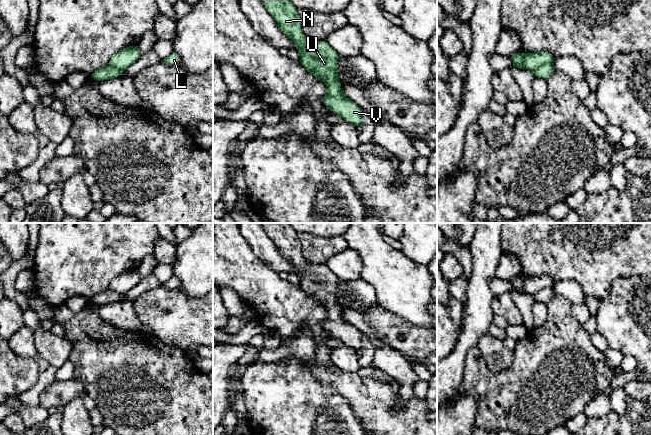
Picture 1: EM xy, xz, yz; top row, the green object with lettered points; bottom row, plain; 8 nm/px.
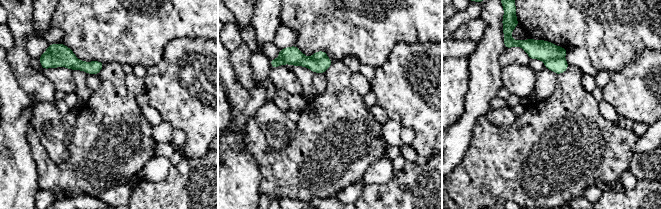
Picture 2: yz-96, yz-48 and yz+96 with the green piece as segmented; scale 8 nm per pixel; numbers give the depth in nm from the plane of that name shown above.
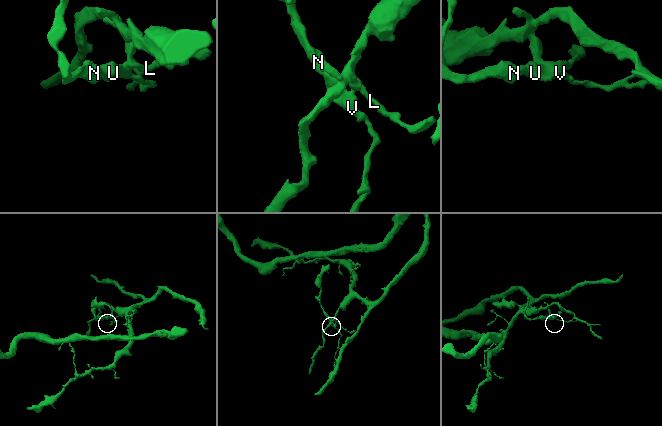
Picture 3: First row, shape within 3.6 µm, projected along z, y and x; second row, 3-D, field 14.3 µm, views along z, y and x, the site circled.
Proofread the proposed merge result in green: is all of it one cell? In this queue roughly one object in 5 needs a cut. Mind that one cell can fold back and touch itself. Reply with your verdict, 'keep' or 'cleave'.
cleave

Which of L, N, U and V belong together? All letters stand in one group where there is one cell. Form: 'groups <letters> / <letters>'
groups L / N U V

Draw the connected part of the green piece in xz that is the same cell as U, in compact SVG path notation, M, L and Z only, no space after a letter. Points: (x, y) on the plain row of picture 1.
M260 223L275 243L280 253L293 265L300 278L299 286L312 299L327 310L323 327L342 343L362 351L363 334L354 326L341 320L340 297L337 296L339 278L330 271L326 264L309 264L302 257L301 242L298 233L289 223Z

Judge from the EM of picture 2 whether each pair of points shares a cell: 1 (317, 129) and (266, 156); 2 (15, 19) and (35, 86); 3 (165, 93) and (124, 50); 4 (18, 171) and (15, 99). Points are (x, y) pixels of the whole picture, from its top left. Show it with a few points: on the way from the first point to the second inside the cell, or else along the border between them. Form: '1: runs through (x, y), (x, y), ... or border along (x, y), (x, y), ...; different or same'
1: runs through (304, 142), (290, 156), (279, 156); same
2: runs through (20, 36), (21, 69); same
3: border along (163, 50), (161, 59), (156, 64), (147, 68); different
4: runs through (15, 153), (15, 117); same

